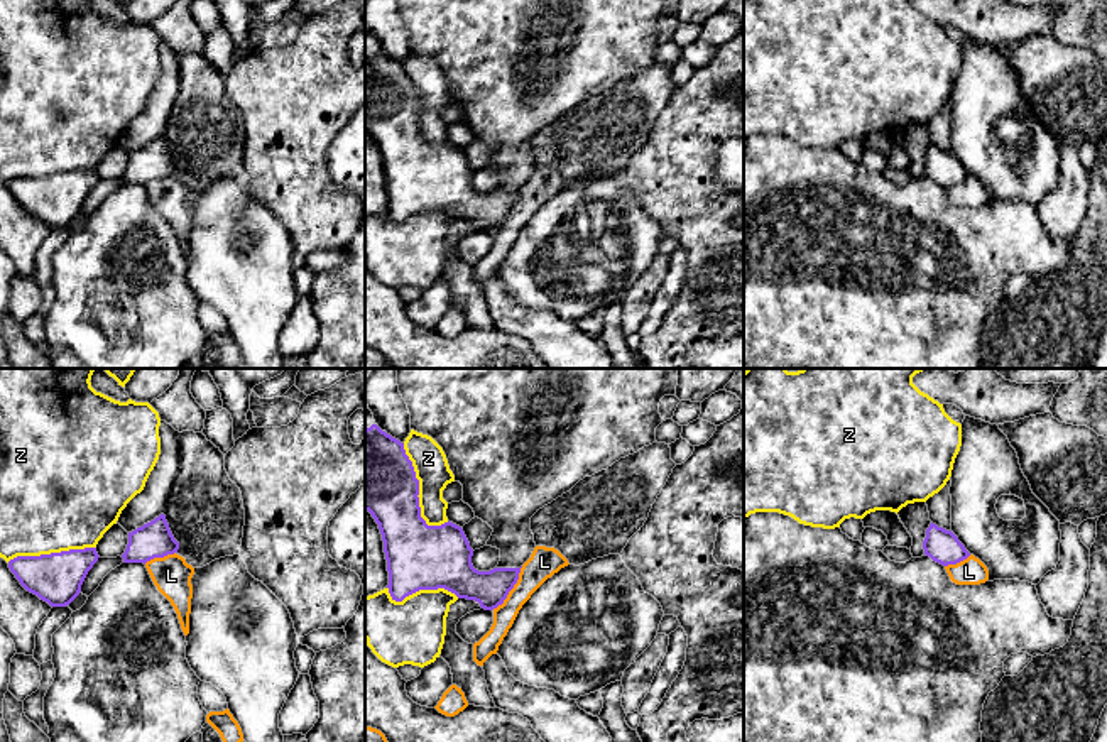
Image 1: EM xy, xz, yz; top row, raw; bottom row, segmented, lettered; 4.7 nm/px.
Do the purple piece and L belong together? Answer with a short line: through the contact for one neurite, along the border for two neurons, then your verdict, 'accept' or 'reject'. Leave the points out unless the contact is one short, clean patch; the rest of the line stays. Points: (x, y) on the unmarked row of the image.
line xz (523, 188), (507, 218), (492, 230); reject

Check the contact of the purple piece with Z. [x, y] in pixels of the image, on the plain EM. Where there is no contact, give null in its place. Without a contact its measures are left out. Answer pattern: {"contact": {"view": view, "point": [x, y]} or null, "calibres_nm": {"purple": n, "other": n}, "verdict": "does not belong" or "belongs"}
{"contact": {"view": "xz", "point": [418, 115]}, "calibres_nm": {"purple": 360, "other": 160}, "verdict": "does not belong"}

